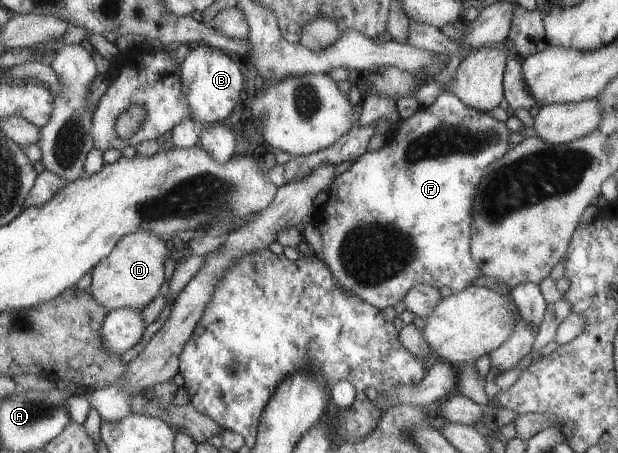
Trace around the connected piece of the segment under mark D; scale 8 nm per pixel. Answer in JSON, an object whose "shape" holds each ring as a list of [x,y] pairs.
{"shape":[[[153,231],[129,233],[118,242],[118,246],[106,259],[92,270],[92,282],[88,291],[111,311],[129,307],[140,311],[160,296],[165,284],[165,263],[169,256],[167,244]]]}

